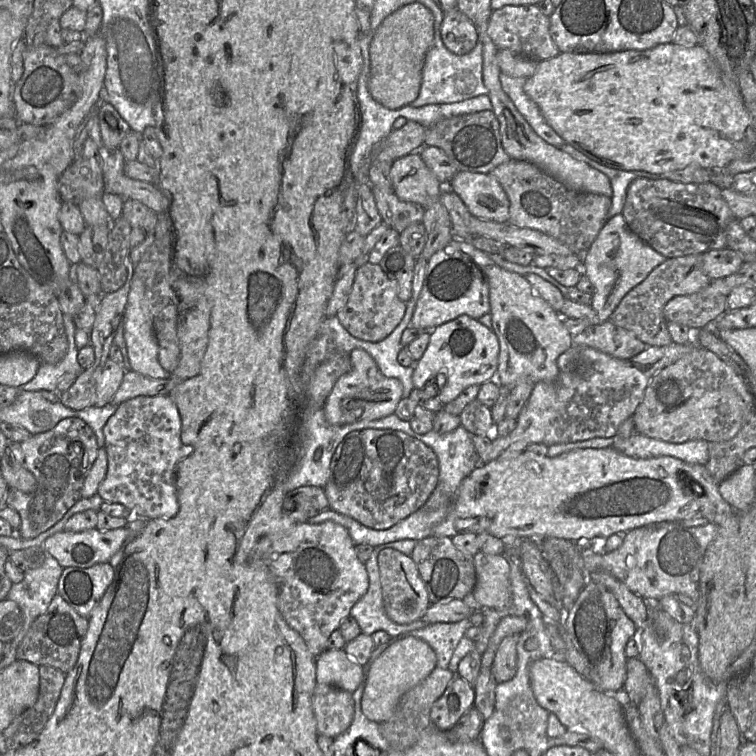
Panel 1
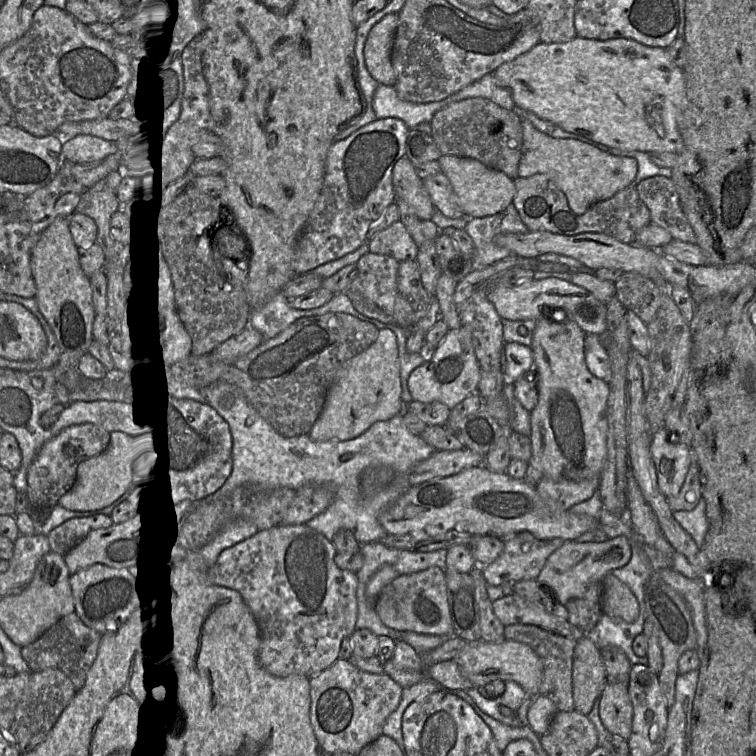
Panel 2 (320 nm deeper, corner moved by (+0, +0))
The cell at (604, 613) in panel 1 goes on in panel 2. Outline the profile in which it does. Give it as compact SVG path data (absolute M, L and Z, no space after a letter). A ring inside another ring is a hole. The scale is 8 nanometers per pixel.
M608 680L599 697L599 716L613 736L628 740L632 732L633 707L628 684Z

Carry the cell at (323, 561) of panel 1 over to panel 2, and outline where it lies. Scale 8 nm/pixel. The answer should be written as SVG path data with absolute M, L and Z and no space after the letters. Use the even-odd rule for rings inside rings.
M279 524L225 549L208 569L209 582L237 591L252 612L260 633L258 662L269 674L315 676L339 659L342 640L356 630L357 576L336 566L336 553L332 541L306 524Z

